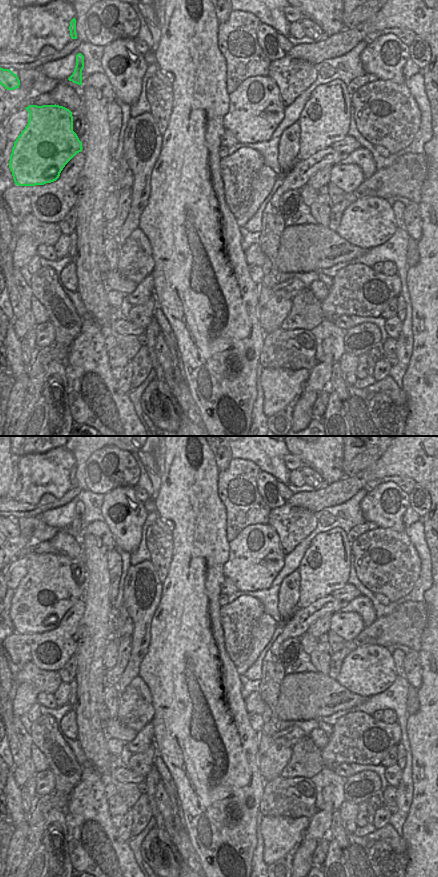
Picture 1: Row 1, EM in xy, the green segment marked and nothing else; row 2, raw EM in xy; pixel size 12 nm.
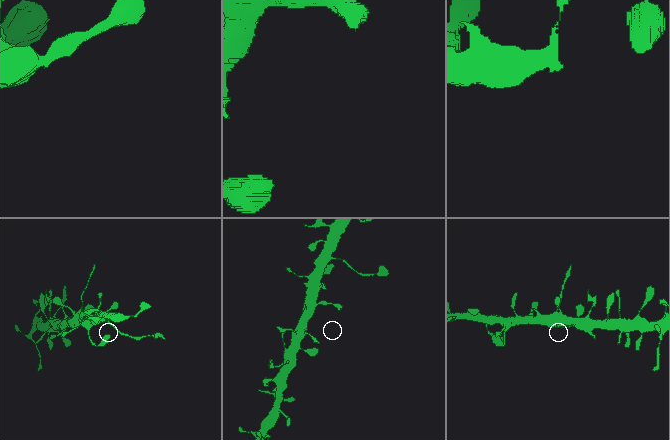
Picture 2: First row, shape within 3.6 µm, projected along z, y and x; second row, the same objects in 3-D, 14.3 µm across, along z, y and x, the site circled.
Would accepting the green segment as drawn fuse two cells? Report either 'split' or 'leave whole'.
split

